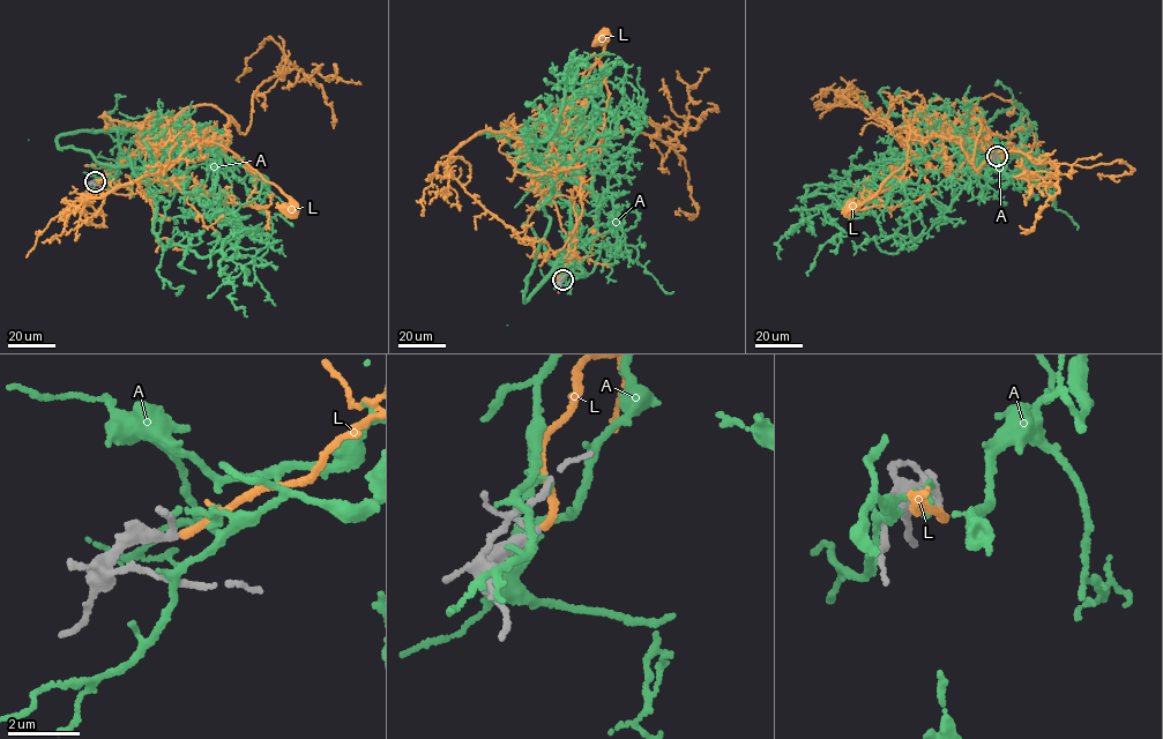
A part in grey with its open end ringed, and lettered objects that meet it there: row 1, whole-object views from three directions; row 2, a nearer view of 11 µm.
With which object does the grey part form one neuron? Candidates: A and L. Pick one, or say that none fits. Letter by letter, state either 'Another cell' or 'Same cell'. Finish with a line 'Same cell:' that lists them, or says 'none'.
A: Another cell
L: Same cell
Same cell: L

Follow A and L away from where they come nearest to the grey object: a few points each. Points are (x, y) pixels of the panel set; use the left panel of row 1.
A: (94, 180), (117, 172), (118, 131), (183, 148), (158, 148), (153, 230), (203, 258), (248, 255), (275, 305)
L: (95, 181), (147, 144), (164, 148), (191, 132), (226, 148), (278, 188), (290, 200), (288, 210)

